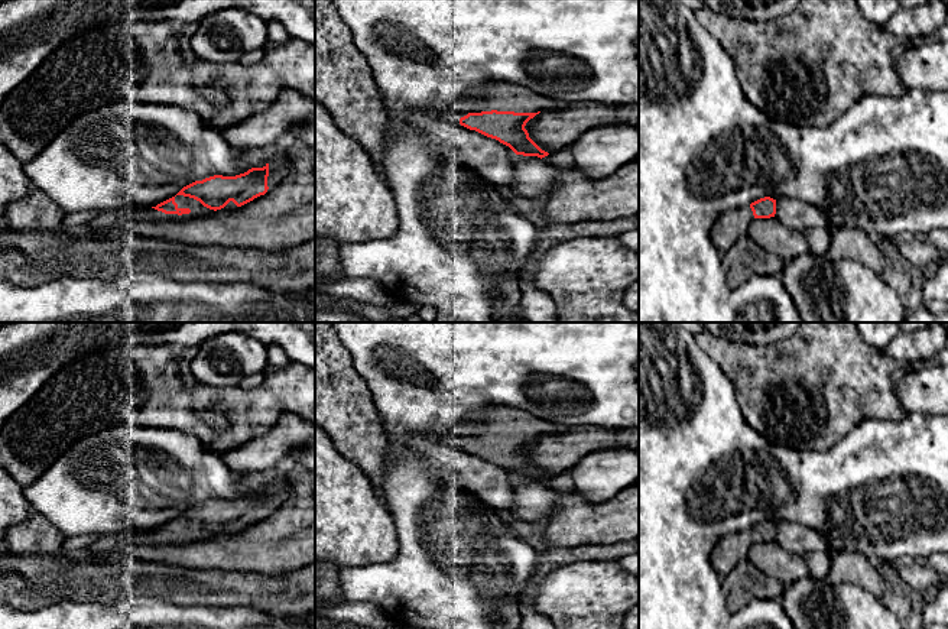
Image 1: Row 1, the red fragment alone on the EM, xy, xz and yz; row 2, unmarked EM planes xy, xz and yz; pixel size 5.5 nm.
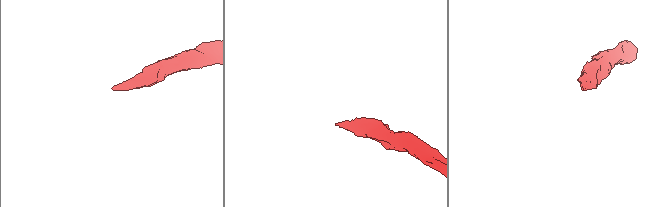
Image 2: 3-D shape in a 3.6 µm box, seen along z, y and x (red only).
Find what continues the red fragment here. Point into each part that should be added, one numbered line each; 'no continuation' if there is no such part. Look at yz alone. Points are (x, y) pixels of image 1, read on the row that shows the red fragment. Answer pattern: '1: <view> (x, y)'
1: yz (731, 224)

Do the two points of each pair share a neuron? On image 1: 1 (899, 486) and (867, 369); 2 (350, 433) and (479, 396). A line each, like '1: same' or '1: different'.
1: different
2: different

